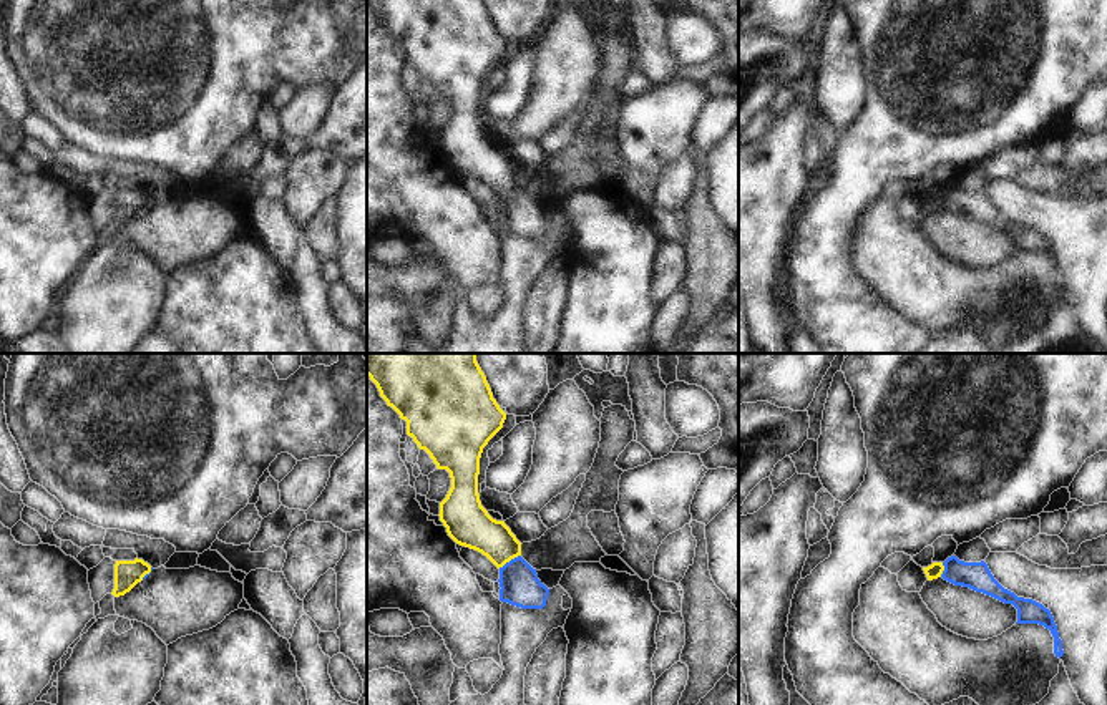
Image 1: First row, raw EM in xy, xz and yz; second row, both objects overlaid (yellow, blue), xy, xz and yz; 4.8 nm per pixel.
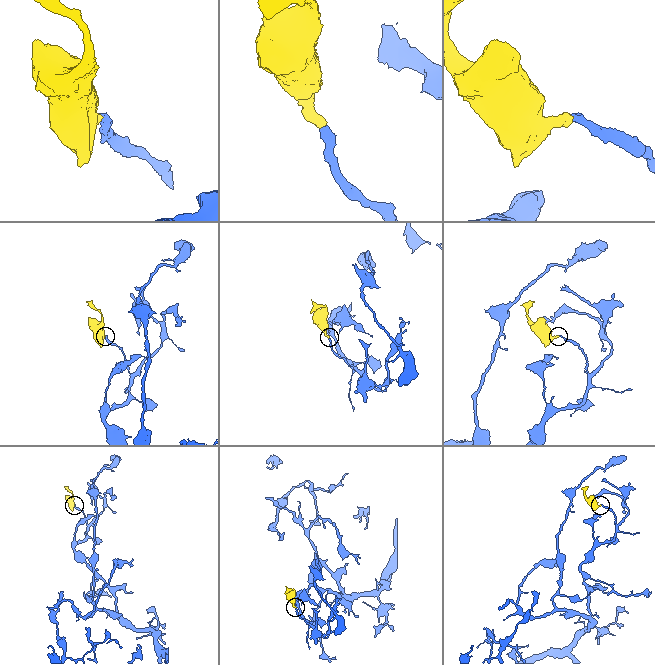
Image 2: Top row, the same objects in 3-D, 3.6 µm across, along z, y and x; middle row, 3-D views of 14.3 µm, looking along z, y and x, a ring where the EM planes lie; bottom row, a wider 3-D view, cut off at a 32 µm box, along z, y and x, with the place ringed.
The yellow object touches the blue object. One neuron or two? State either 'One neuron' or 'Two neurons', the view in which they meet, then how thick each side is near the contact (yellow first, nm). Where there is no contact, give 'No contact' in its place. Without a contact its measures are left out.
One neuron. Touches yellow in xz. Thickness 200 nm (yellow) against 190 nm

